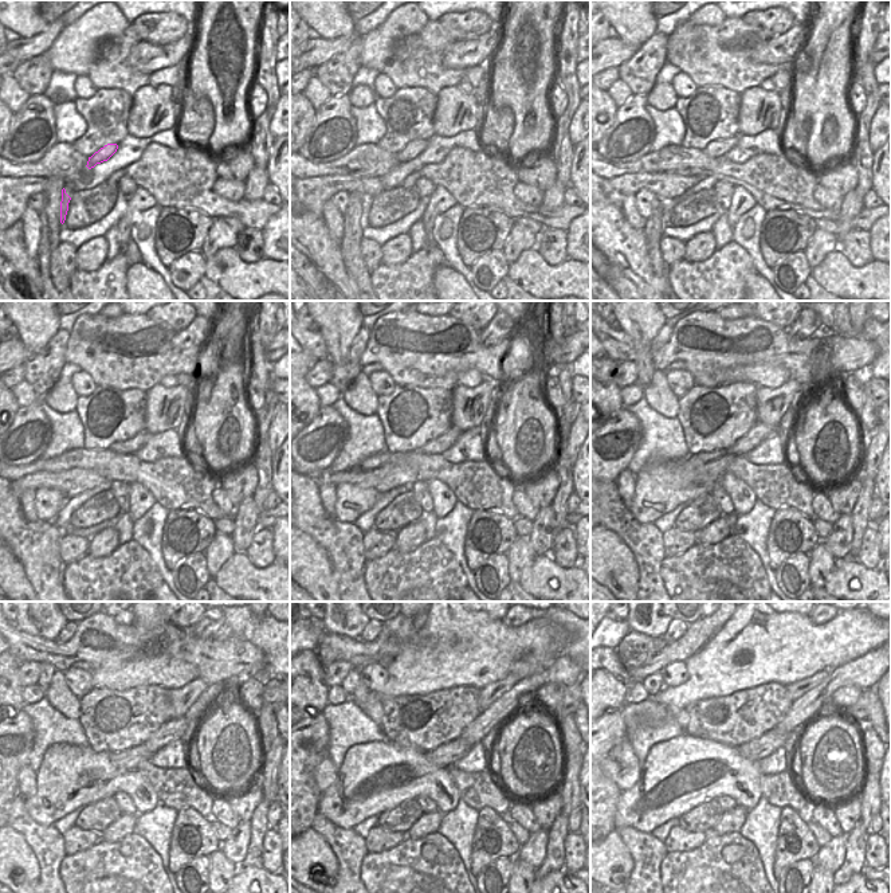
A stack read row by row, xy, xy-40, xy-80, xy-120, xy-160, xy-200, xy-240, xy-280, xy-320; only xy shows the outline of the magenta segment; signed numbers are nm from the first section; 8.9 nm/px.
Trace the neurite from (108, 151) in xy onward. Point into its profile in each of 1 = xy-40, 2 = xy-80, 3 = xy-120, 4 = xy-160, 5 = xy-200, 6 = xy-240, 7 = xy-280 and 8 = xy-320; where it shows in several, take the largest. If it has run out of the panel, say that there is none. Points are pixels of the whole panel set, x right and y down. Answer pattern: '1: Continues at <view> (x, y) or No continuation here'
1: Continues at xy-40 (415, 148)
2: Continues at xy-80 (717, 148)
3: Continues at xy-120 (130, 446)
4: Continues at xy-160 (442, 443)
5: Continues at xy-200 (758, 433)
6: Continues at xy-240 (175, 728)
7: Continues at xy-280 (562, 670)
8: Continues at xy-320 (863, 672)

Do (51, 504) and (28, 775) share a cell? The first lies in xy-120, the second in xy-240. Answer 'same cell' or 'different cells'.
different cells

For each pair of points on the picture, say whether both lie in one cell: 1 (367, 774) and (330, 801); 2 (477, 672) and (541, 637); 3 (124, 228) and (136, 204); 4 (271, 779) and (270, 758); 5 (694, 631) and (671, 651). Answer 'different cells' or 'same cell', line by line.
1: same cell
2: same cell
3: same cell
4: same cell
5: same cell

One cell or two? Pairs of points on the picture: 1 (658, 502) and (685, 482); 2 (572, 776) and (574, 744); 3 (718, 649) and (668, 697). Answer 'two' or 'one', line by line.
1: one
2: two
3: one

